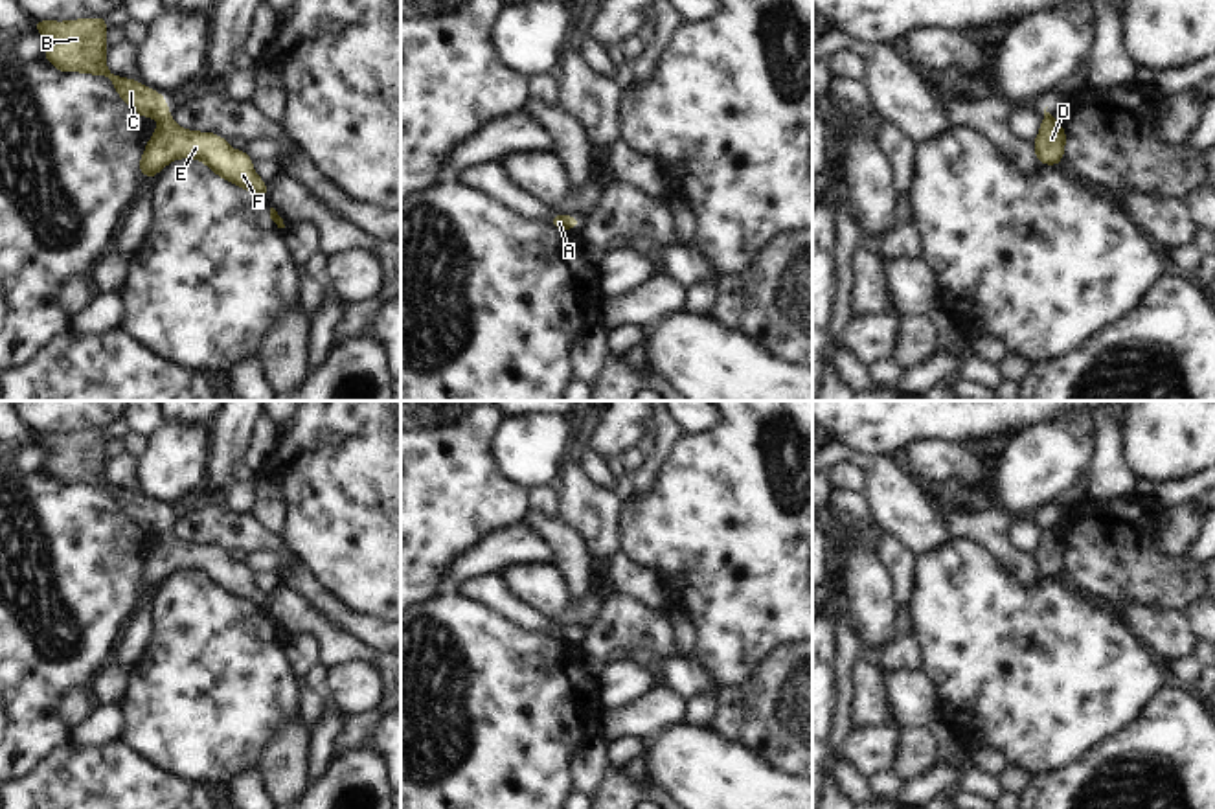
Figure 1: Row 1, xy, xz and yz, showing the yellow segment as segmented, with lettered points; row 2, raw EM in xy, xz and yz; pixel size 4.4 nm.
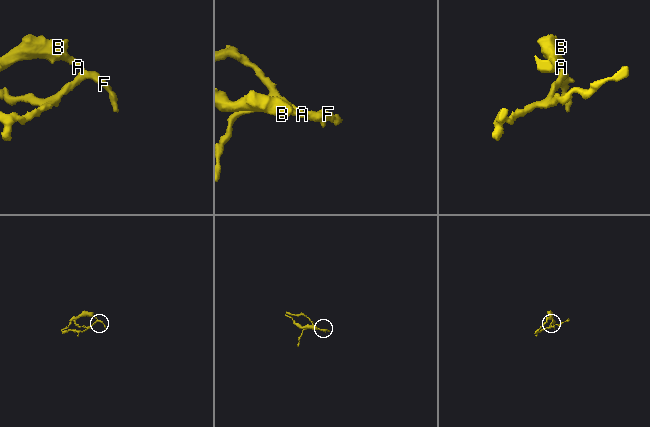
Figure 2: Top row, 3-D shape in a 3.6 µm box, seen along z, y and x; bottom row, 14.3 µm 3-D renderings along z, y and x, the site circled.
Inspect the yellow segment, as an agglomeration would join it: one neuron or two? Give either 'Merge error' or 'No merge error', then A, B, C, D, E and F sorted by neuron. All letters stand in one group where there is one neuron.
Merge error. Groups: A B C / D E F.

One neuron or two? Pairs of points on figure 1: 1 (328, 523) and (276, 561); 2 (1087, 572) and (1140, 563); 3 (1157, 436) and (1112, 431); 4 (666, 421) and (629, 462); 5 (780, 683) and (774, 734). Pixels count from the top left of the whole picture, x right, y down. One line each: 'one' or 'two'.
1: two
2: one
3: two
4: two
5: one

